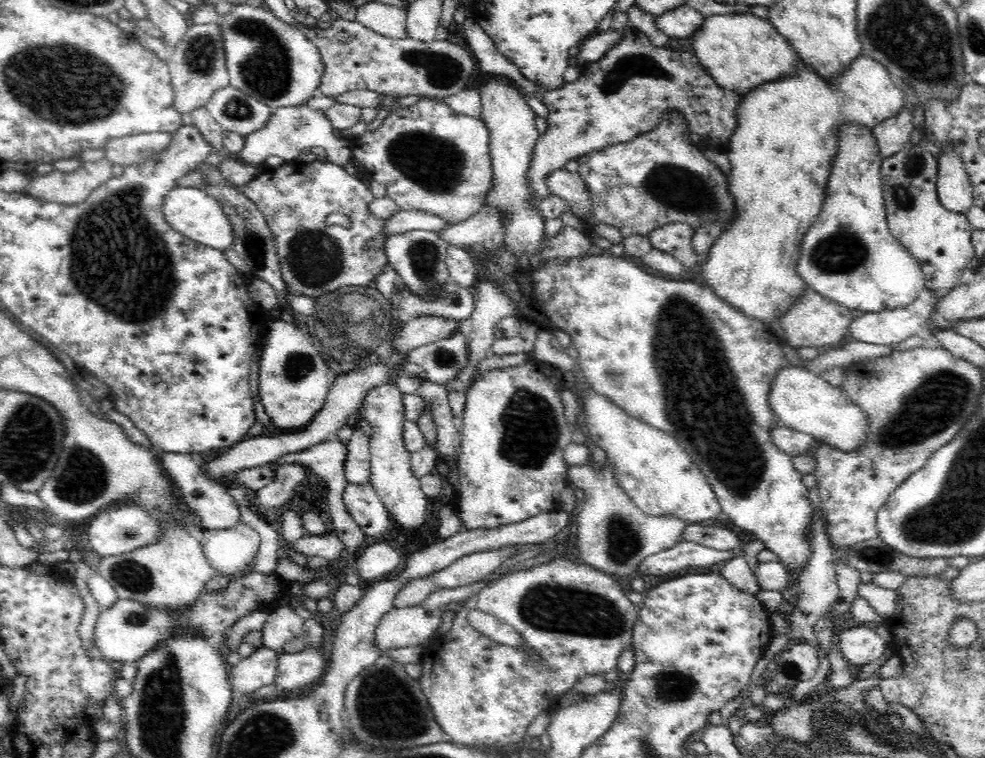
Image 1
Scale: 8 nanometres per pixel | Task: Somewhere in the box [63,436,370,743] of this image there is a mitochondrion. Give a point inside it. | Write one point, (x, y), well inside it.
(134, 576)

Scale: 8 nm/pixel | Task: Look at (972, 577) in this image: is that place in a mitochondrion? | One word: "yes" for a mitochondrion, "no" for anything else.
no

